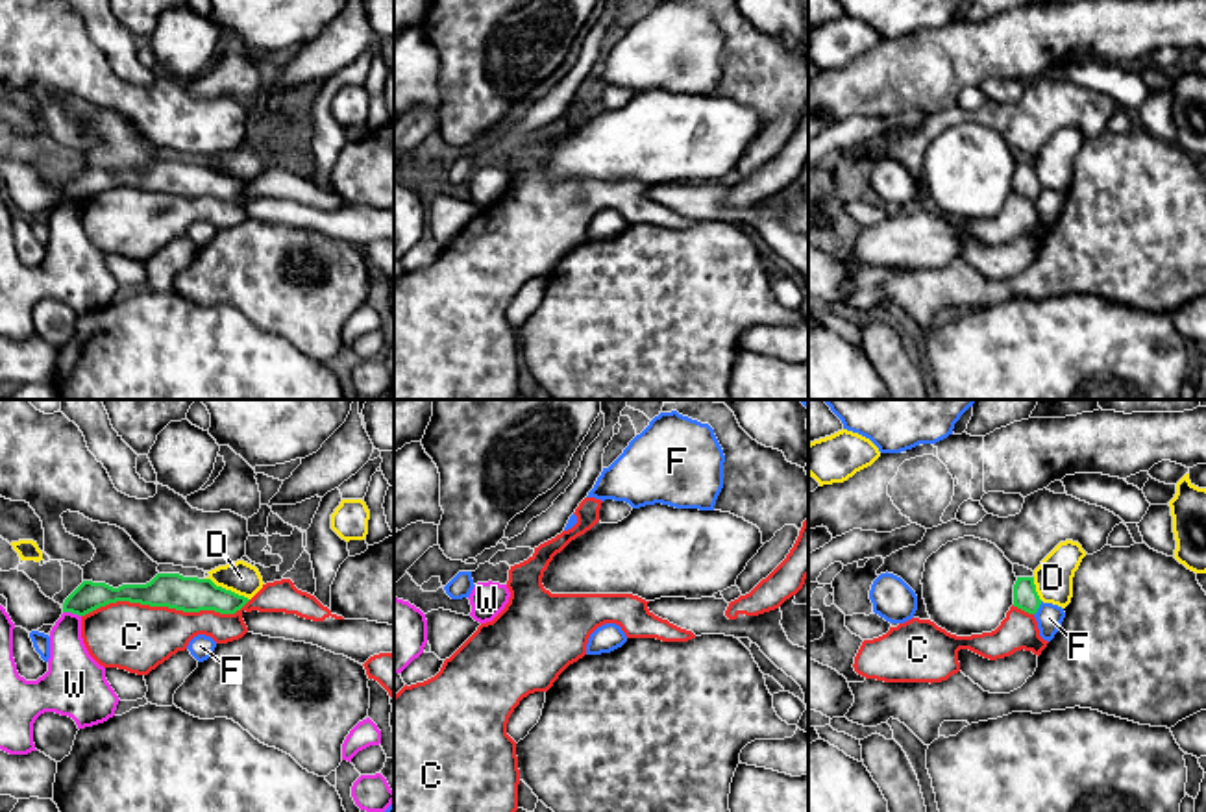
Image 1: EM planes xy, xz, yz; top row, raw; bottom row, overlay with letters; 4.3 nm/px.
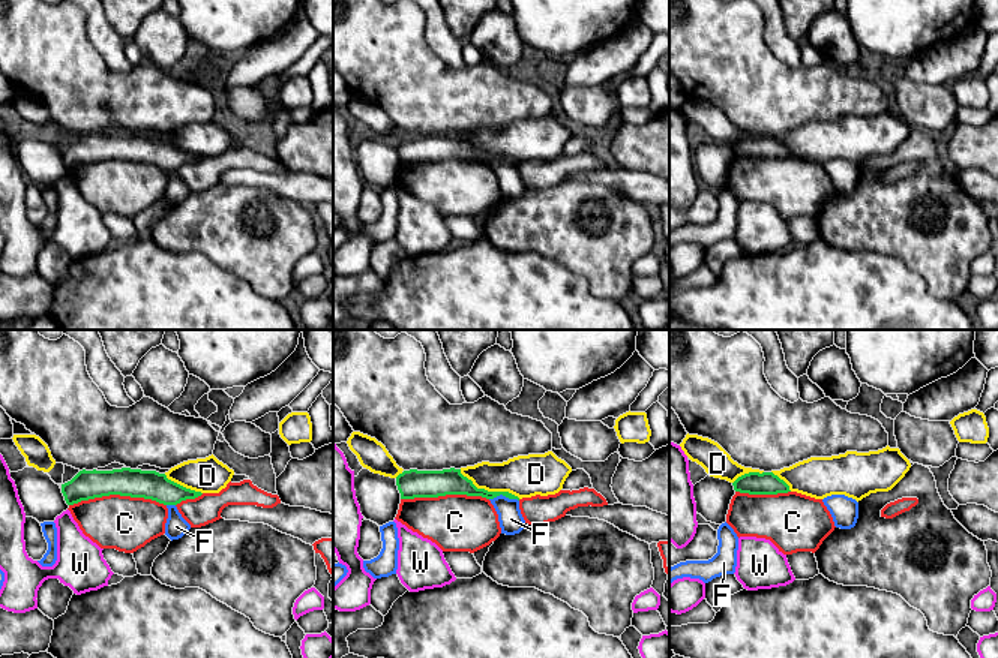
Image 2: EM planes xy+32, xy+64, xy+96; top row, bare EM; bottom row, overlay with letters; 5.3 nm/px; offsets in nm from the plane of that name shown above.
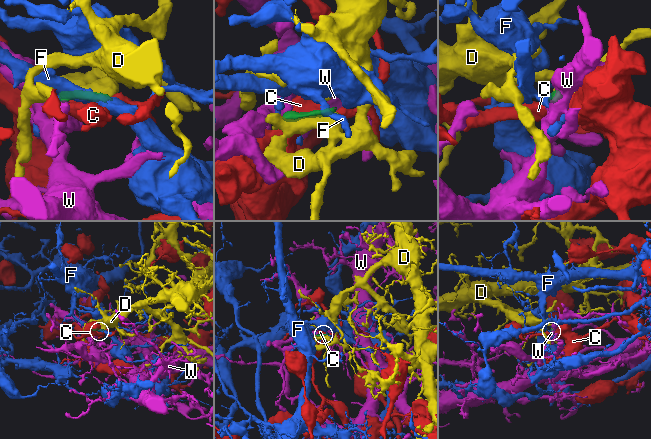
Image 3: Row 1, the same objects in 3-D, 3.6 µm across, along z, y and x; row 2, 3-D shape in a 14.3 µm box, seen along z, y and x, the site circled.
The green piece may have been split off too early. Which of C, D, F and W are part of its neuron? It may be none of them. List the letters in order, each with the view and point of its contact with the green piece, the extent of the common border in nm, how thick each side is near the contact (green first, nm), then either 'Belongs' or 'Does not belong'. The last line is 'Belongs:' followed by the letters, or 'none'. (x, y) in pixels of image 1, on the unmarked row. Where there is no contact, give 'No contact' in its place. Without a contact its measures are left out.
C: Touches green at xy (165, 191). Shared border 750 nm. Thickness 160 nm (green) against 300 nm. Does not belong
D: Touches green at xy (228, 176). Shared border 220 nm. Thickness 160 nm (green) against 140 nm. Does not belong
F: Touches green at yz (1038, 193). Shared border 70 nm. Thickness 110 nm (green) against 120 nm. Does not belong
W: Touches green at xy (73, 198). Shared border 80 nm. Thickness 130 nm (green) against 200 nm. Does not belong
Belongs: none

